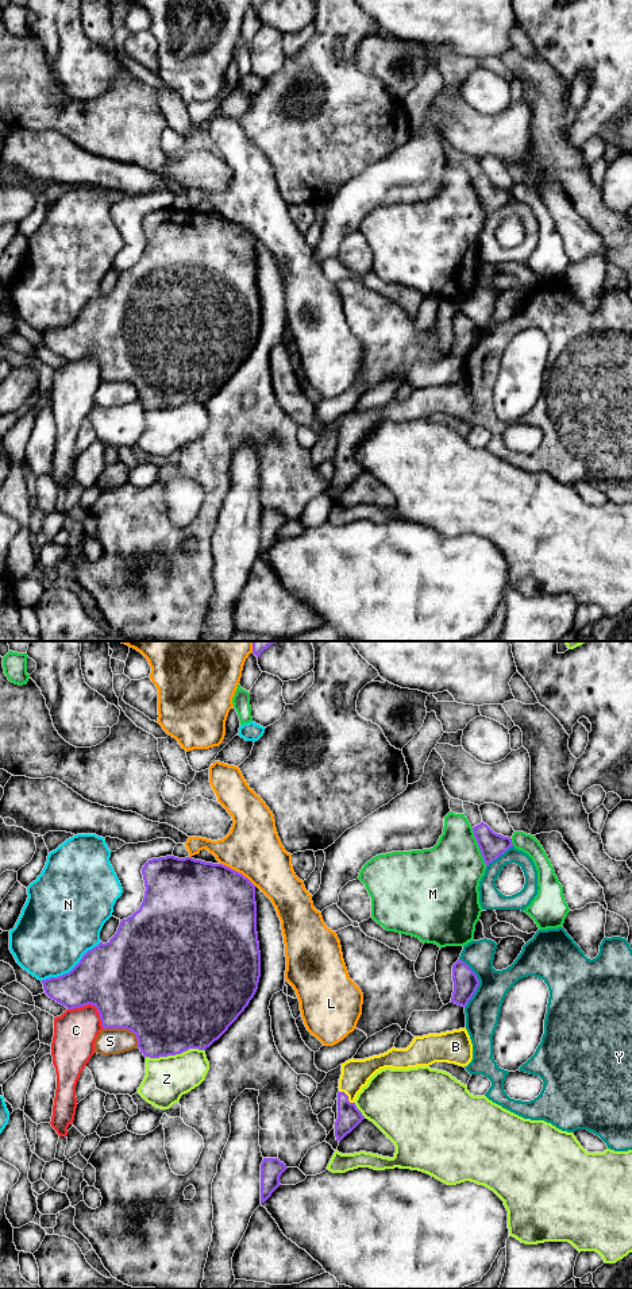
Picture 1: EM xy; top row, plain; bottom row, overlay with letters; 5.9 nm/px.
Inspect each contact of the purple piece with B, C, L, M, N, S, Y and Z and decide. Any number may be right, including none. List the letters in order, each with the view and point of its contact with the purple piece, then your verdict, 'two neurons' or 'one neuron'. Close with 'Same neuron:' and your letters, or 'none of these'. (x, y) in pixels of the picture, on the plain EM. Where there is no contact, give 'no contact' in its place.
B: xy (347, 450) | one neuron
C: xy (92, 357) | two neurons
L: xy (238, 224) | two neurons
M: xy (478, 197) | two neurons
N: xy (72, 321) | two neurons
S: xy (124, 379) | two neurons
Y: xy (478, 335) | two neurons
Z: xy (174, 406) | two neurons
Same neuron: B

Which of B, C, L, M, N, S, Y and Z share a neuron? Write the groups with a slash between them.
B / C / L / M / N / S / Y / Z

